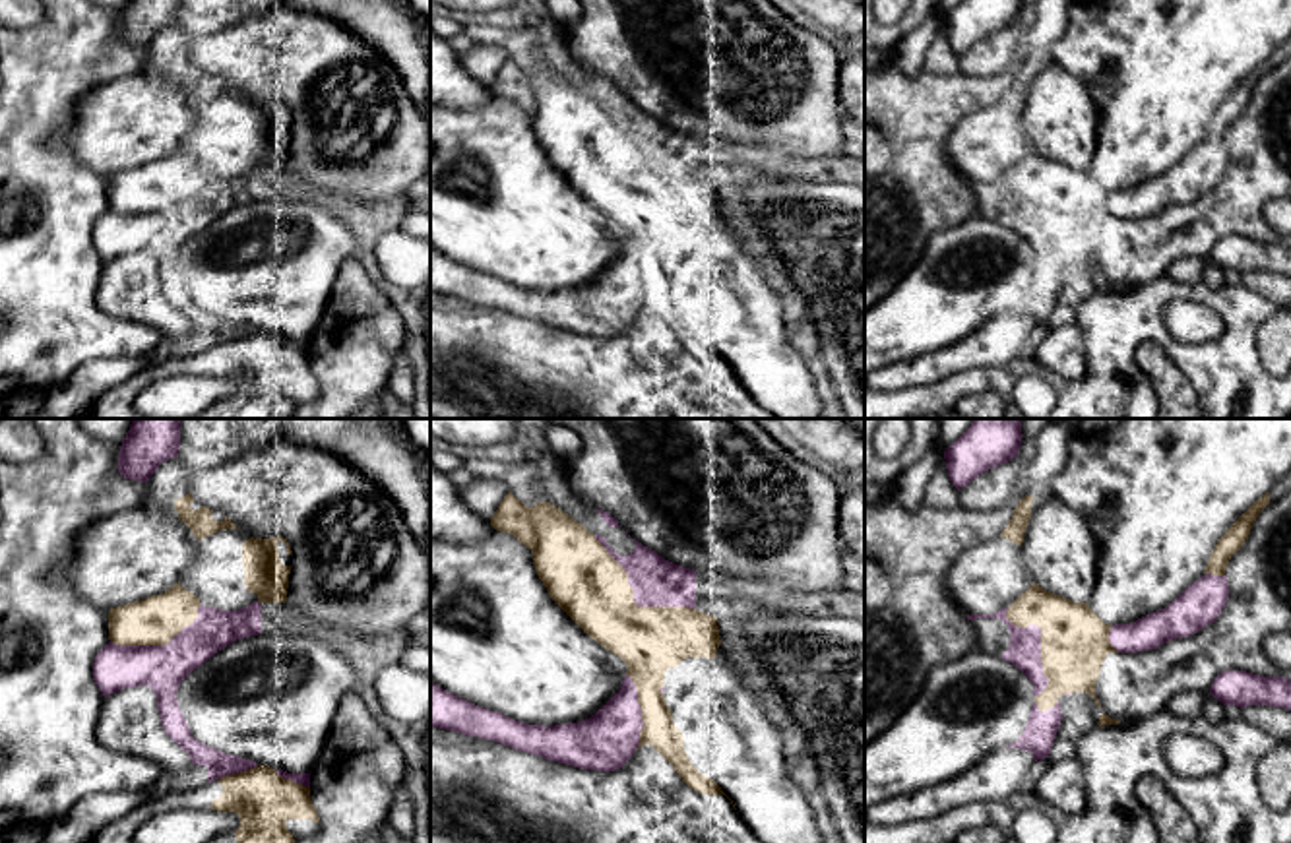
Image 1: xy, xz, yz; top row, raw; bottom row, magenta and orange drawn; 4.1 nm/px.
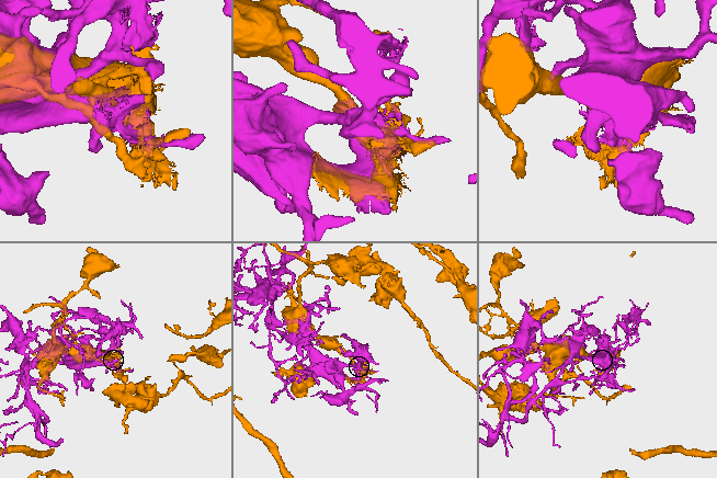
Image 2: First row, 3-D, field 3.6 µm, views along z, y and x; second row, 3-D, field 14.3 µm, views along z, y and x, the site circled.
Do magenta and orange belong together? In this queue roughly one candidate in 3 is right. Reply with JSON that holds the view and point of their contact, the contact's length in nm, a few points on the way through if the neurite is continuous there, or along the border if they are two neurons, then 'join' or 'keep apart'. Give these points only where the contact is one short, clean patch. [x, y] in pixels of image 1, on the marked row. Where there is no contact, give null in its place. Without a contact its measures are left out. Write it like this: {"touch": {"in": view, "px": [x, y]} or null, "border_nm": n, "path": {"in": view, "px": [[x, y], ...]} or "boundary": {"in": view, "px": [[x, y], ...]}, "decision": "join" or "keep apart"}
{"touch": {"in": "xz", "px": [634, 599]}, "border_nm": 500, "decision": "keep apart"}

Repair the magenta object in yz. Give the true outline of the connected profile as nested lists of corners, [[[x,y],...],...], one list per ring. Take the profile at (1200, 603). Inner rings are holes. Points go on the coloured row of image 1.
[[[1204,574],[1165,609],[1130,624],[1111,626],[1109,641],[1118,653],[1138,653],[1188,638],[1215,622],[1227,599],[1227,578]]]

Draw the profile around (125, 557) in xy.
[[[184,479],[163,504],[116,512],[87,525],[76,535],[66,558],[52,566],[50,579],[70,585],[105,610],[165,593],[180,581],[200,545],[174,510],[174,502],[188,492],[190,479]]]

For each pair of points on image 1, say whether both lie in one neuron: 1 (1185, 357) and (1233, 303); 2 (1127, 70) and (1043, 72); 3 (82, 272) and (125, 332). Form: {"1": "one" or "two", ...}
{"1": "one", "2": "two", "3": "one"}

